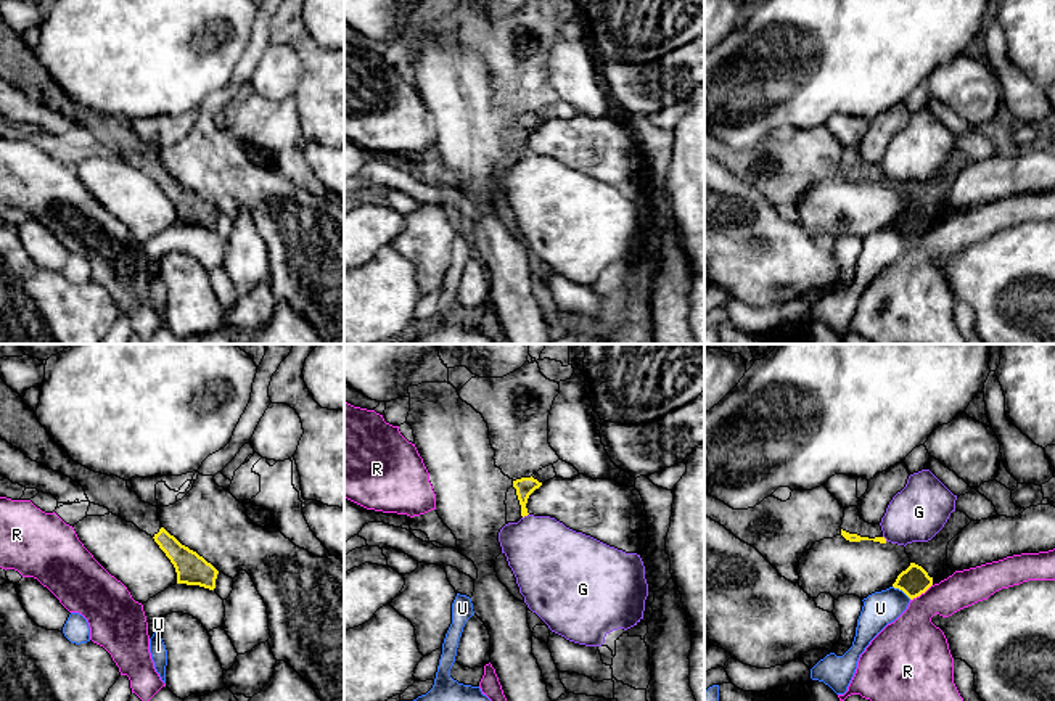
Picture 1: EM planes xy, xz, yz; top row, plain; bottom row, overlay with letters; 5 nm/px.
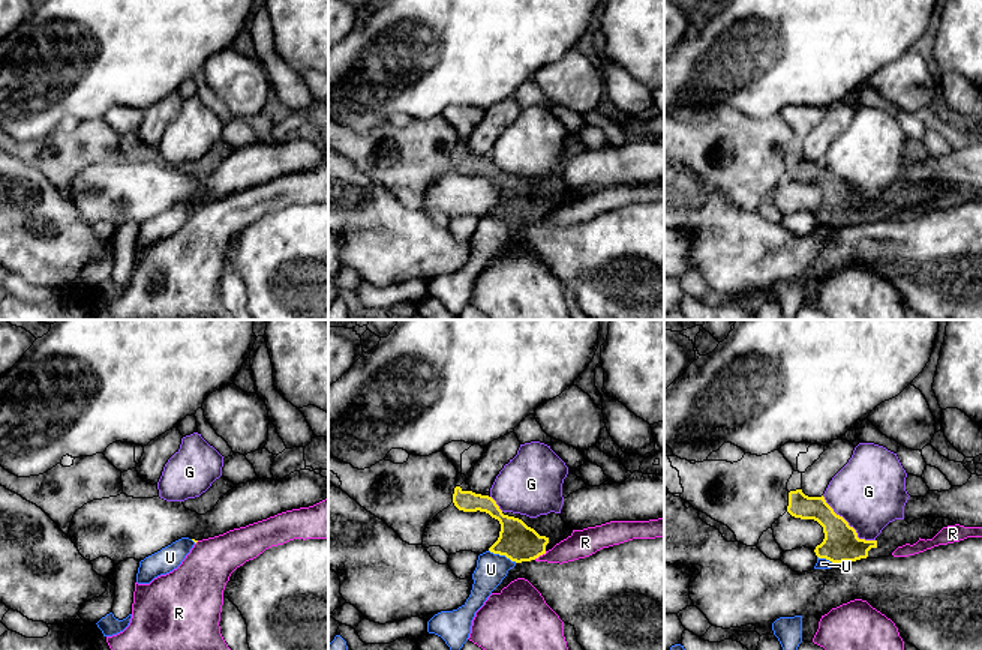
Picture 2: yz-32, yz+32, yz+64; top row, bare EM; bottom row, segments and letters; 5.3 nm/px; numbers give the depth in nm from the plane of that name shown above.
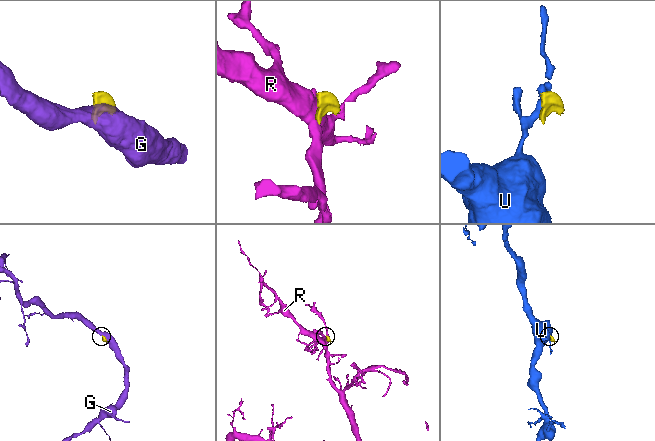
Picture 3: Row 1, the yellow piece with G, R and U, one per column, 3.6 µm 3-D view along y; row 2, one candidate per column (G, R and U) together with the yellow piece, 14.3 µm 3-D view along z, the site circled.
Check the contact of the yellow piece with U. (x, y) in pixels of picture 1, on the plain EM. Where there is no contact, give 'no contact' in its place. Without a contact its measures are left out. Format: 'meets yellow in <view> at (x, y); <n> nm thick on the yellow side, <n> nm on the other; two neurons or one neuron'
meets yellow in yz at (903, 230); 150 nm thick on the yellow side, 170 nm on the other; two neurons

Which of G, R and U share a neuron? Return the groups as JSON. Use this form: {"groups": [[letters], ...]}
{"groups": [["G"], ["R"], ["U"]]}

